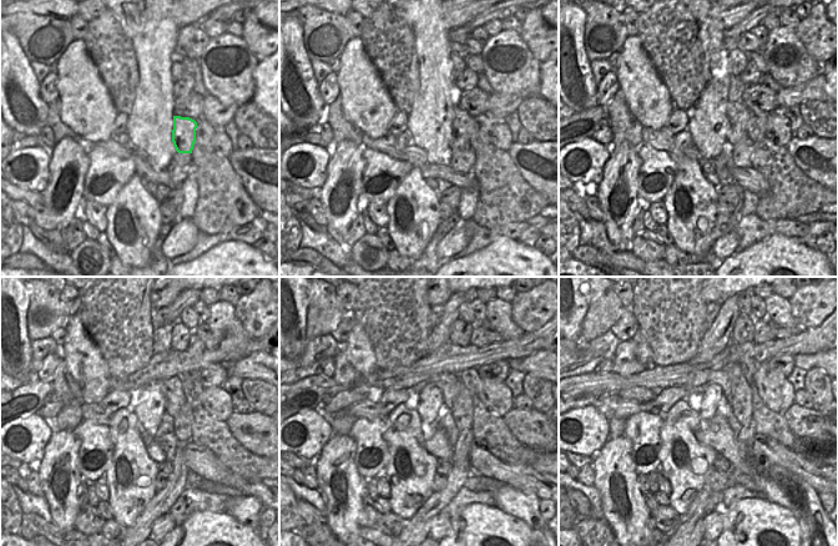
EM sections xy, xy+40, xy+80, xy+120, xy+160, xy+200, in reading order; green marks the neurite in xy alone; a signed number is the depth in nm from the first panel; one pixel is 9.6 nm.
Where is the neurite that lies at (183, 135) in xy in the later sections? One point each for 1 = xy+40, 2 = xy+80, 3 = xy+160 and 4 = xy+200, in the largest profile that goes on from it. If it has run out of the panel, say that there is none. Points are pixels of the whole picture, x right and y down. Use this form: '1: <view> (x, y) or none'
1: xy+40 (463, 126)
2: xy+80 (738, 115)
3: xy+160 (450, 387)
4: xy+200 (726, 385)

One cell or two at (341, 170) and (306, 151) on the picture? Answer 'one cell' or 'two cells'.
two cells

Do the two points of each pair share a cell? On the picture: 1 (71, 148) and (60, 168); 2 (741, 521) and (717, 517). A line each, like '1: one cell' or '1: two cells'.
1: one cell
2: two cells

